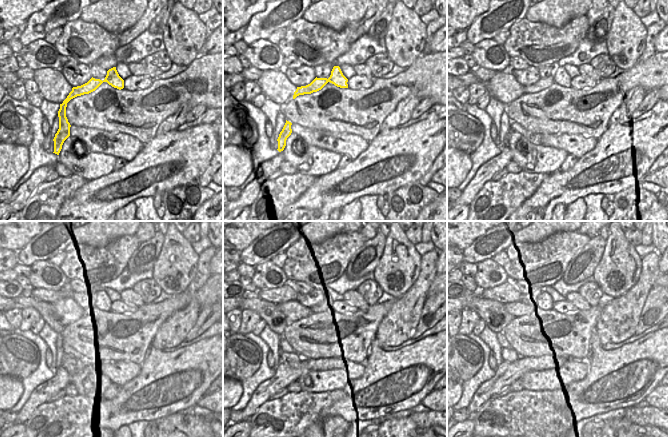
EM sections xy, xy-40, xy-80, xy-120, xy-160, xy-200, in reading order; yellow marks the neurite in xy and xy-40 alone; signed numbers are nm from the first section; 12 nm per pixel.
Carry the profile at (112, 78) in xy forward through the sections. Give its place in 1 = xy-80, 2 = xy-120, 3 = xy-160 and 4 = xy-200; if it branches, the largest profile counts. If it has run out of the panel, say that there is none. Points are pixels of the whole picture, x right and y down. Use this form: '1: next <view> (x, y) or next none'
1: next xy-80 (559, 76)
2: next xy-120 (104, 303)
3: next xy-160 (325, 304)
4: next xy-200 (546, 304)

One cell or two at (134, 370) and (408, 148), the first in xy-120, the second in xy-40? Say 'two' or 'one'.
two

